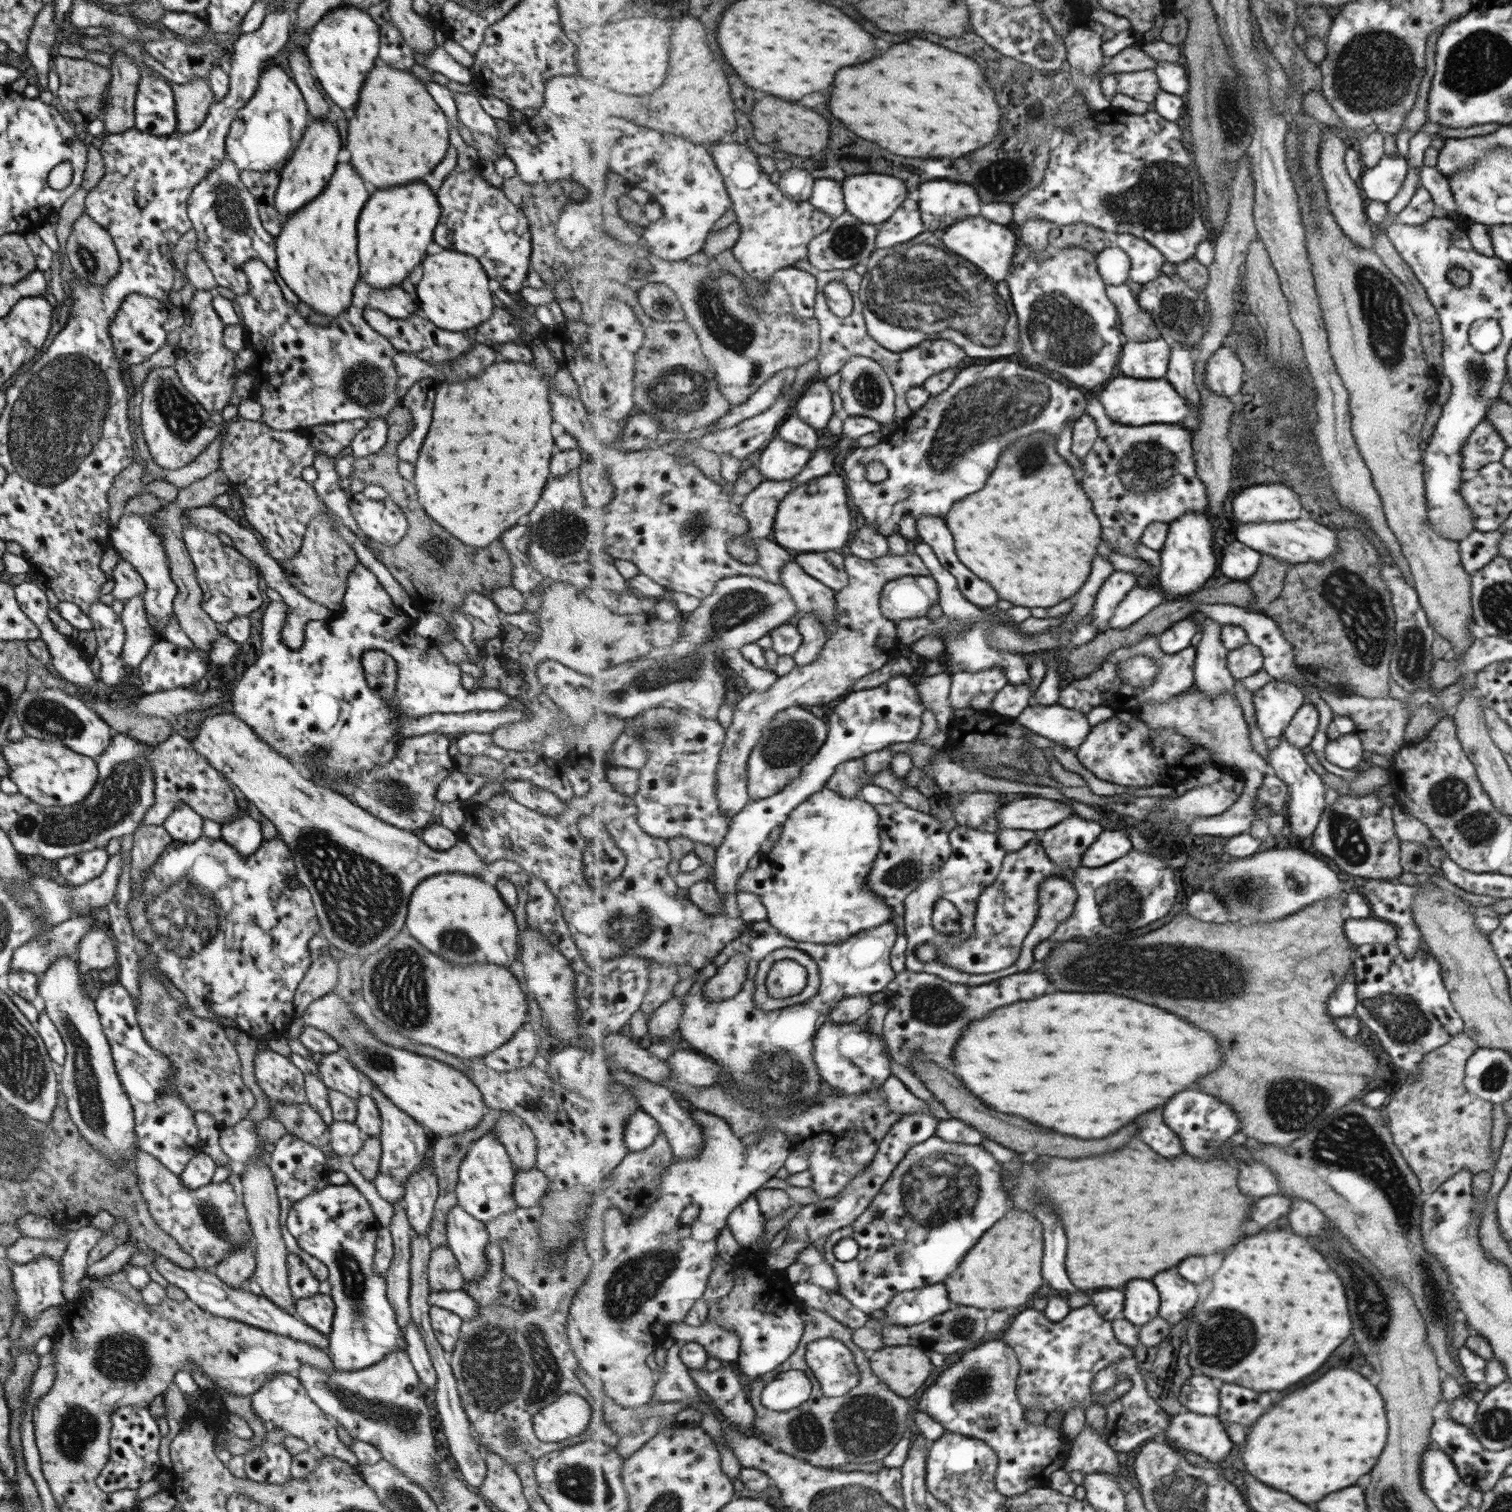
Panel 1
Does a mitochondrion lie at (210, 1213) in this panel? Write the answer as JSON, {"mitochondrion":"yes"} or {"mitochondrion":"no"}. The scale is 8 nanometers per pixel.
{"mitochondrion":"yes"}

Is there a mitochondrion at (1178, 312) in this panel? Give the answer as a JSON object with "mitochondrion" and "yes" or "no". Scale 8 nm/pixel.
{"mitochondrion":"yes"}

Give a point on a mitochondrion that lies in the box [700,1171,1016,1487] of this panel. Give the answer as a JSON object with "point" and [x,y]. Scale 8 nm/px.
{"point":[864,1425]}

